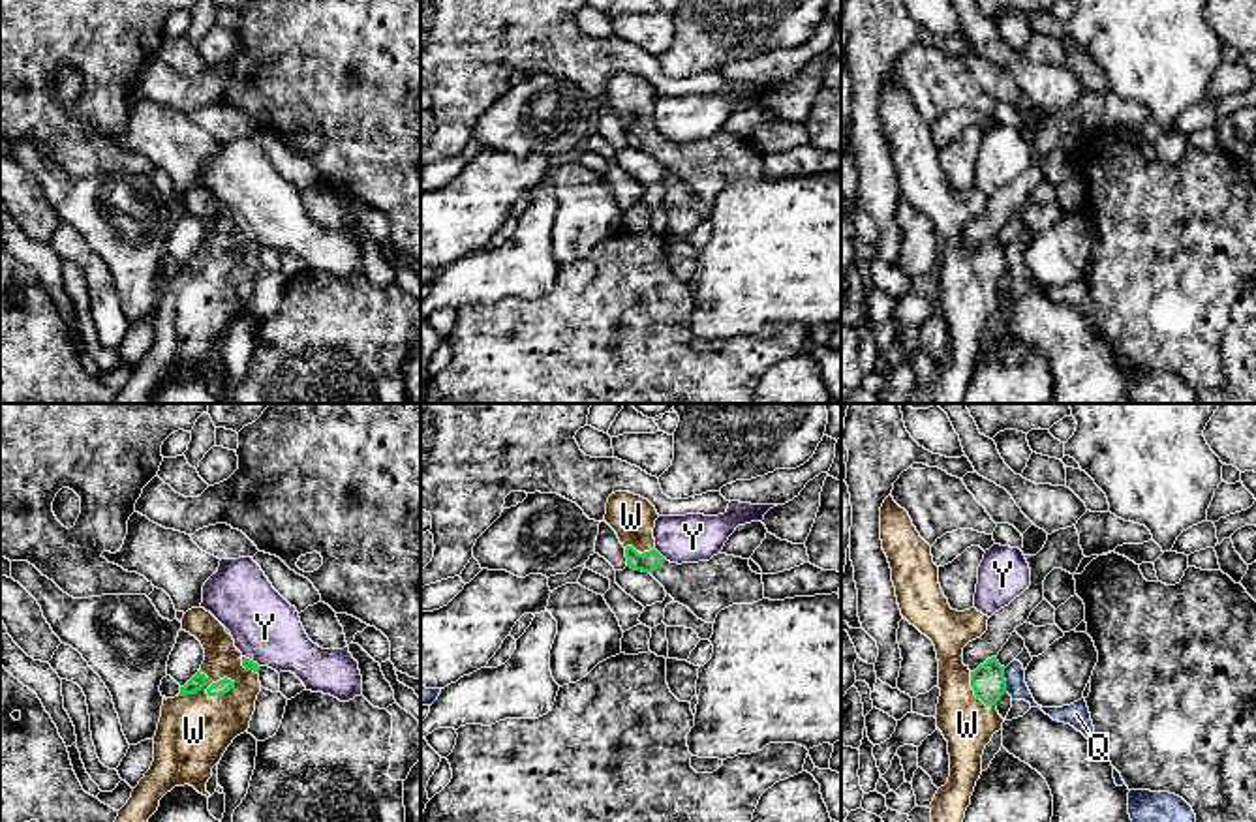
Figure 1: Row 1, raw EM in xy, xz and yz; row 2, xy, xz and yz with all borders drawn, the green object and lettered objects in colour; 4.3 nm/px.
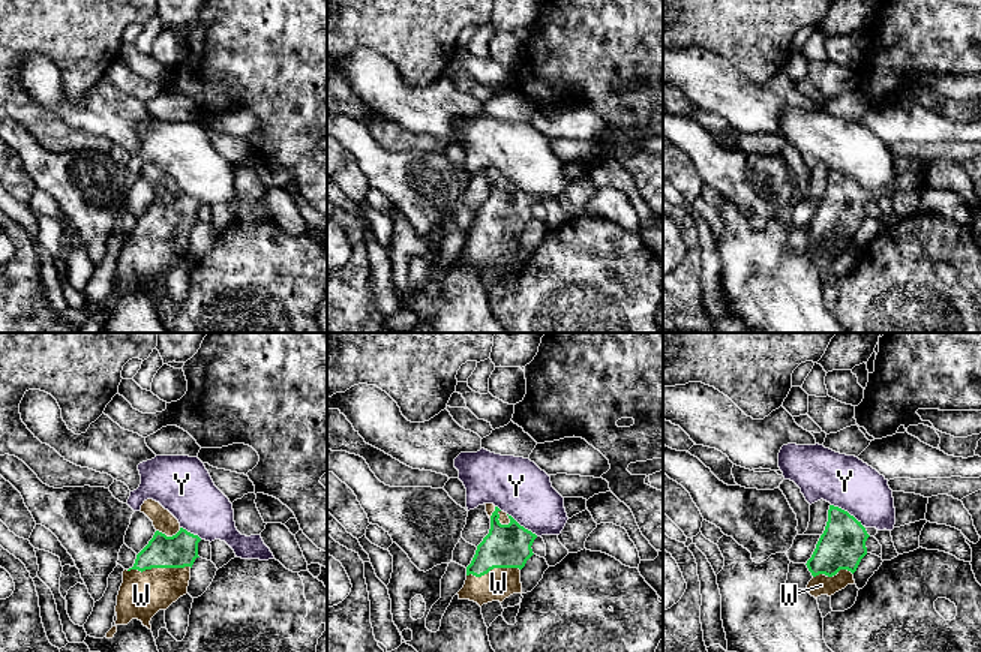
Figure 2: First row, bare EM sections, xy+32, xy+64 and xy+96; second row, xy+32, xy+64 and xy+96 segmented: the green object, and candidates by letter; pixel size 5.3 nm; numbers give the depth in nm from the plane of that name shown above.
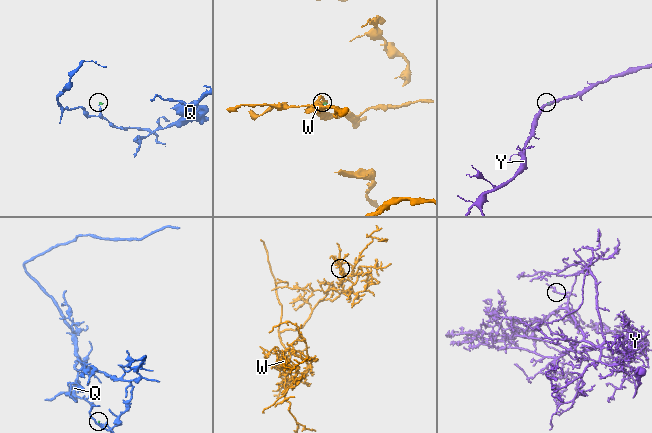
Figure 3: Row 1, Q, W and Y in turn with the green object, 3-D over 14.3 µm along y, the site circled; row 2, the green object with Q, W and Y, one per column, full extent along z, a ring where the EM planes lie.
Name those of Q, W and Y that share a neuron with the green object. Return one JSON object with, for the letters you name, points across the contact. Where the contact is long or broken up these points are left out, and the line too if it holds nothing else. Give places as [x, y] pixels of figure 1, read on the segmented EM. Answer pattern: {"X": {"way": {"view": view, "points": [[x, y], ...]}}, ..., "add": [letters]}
{"add": ["W"]}

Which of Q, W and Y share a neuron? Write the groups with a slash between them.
Q / W / Y

